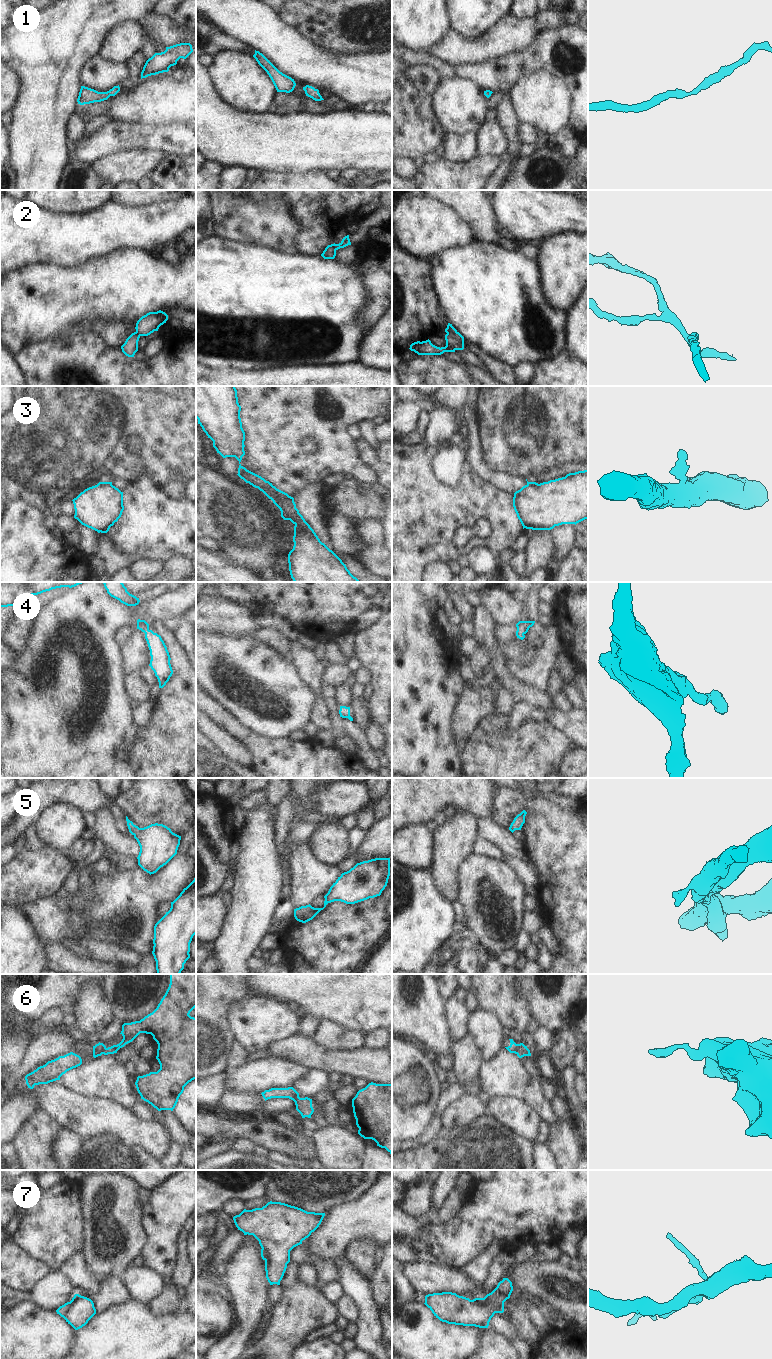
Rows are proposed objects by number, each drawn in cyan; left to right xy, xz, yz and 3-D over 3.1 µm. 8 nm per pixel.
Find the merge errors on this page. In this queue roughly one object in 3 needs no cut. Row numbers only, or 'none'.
2, 3, 6, 7

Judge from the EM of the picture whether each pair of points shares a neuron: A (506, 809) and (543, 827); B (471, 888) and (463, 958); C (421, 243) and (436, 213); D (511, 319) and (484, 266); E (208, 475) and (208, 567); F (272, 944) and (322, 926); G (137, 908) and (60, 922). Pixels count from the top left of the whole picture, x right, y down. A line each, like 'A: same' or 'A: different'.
A: same
B: different
C: same
D: same
E: different
F: different
G: same

